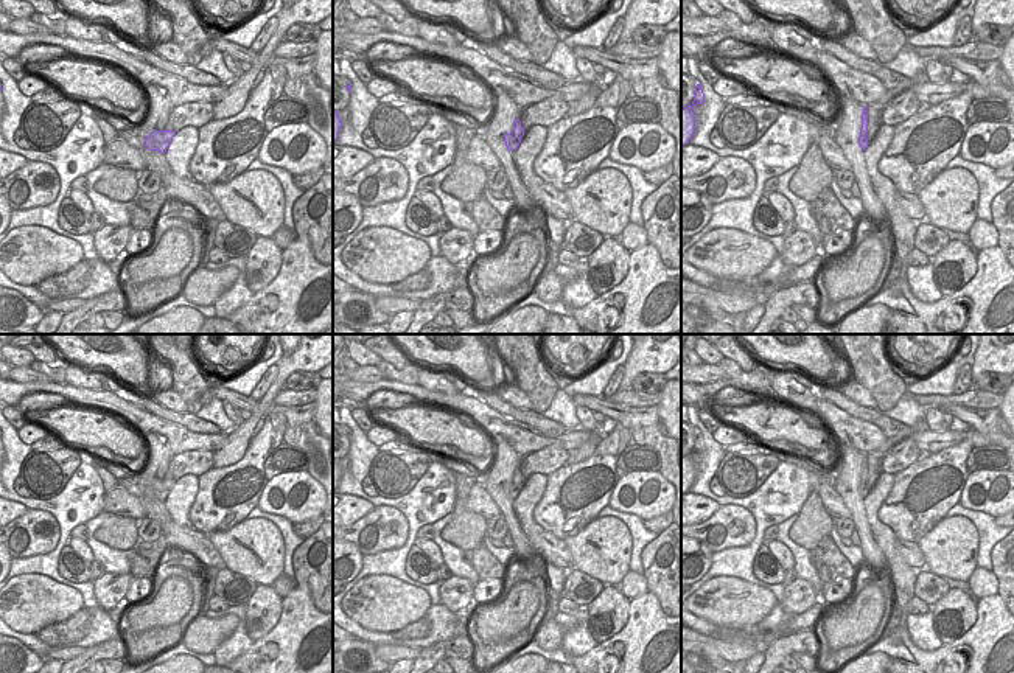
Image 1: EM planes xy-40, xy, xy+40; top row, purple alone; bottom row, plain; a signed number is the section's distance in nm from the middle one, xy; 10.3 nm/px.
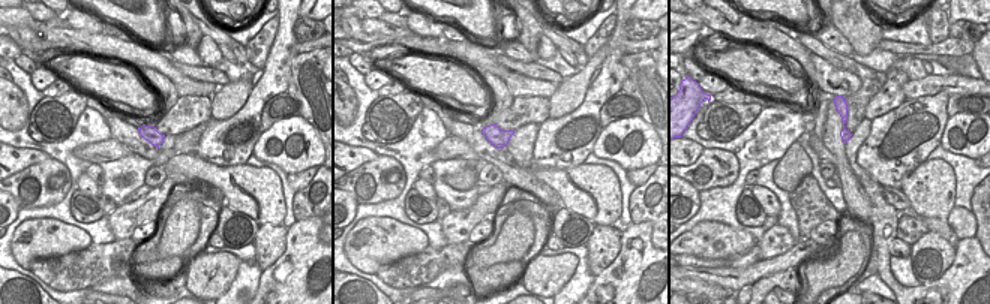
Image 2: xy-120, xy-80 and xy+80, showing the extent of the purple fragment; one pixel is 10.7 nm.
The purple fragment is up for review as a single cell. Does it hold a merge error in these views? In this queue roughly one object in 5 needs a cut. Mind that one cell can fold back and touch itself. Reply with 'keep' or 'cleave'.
cleave

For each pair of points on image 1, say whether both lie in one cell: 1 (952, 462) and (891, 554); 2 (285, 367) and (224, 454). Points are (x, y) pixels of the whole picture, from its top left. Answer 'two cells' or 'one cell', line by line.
1: two cells
2: one cell

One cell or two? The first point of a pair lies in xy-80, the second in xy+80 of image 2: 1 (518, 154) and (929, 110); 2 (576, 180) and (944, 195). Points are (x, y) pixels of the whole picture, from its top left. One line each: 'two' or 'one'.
1: two
2: one

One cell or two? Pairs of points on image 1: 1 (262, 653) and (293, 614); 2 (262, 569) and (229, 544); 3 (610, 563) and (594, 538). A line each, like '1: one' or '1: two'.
1: one
2: one
3: one

